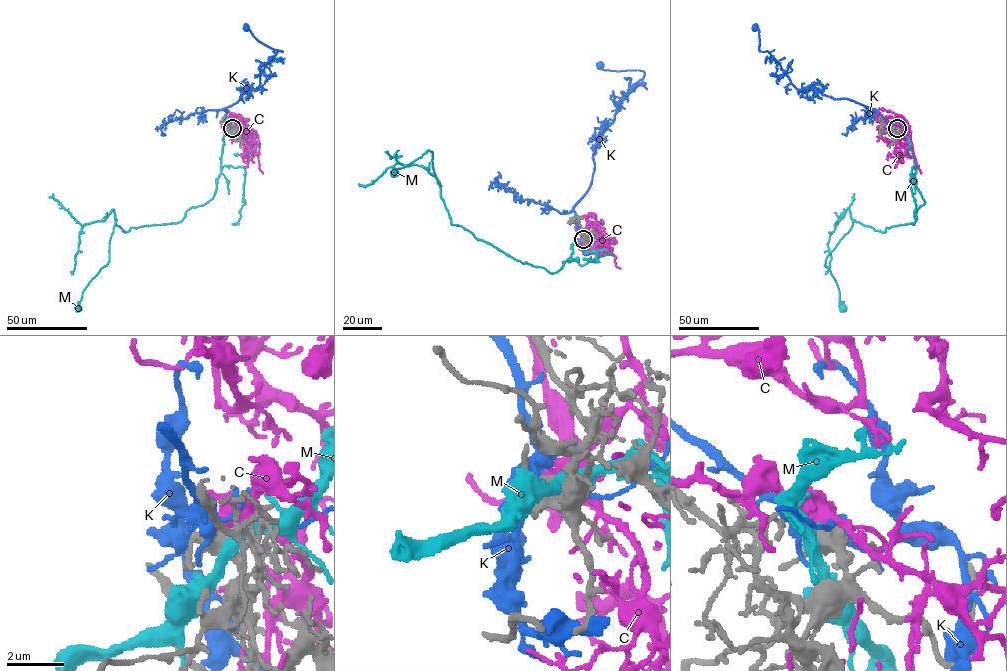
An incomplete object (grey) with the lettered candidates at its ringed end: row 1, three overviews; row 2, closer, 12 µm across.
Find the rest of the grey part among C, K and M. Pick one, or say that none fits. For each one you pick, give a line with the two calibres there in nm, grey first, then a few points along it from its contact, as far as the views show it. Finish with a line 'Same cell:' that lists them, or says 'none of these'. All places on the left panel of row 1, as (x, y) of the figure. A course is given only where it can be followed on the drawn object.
Same cell: none of these

